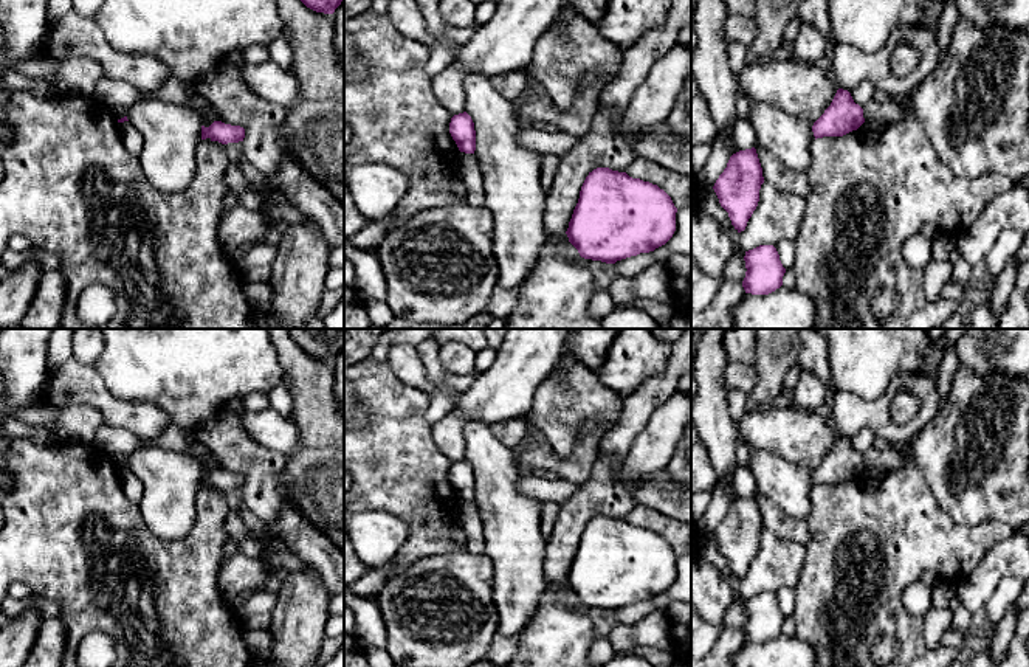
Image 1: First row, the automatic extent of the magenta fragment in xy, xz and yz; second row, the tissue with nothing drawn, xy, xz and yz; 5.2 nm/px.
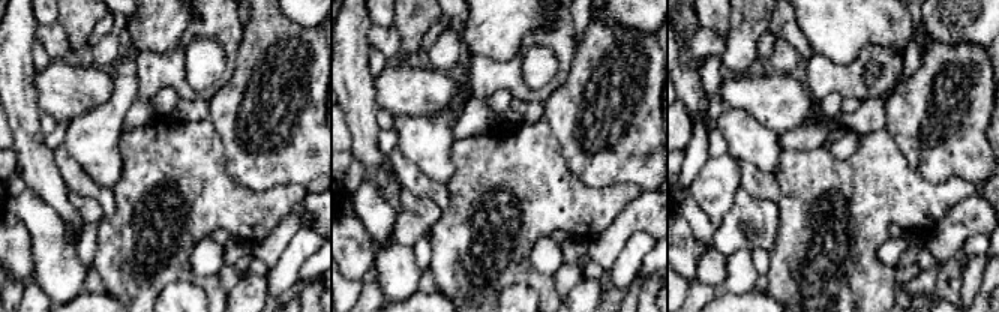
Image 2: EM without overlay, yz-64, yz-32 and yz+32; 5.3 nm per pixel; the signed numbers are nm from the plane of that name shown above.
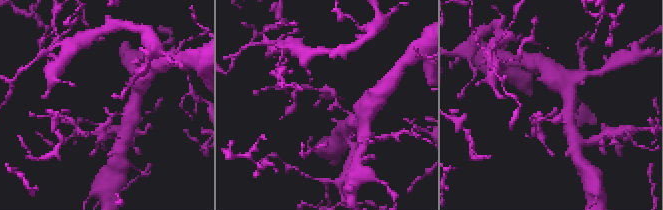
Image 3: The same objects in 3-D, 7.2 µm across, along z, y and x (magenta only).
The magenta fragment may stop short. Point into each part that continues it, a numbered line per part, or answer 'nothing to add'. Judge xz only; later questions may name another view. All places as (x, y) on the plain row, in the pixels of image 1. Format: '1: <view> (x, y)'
nothing to add

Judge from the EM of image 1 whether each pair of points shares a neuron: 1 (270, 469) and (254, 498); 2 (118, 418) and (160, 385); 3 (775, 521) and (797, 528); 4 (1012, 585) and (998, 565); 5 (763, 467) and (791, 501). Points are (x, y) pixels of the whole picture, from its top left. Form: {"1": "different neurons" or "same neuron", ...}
{"1": "same neuron", "2": "different neurons", "3": "same neuron", "4": "different neurons", "5": "same neuron"}

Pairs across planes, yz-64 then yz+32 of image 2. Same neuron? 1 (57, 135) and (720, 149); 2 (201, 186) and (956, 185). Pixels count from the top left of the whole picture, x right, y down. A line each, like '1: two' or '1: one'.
1: one
2: one

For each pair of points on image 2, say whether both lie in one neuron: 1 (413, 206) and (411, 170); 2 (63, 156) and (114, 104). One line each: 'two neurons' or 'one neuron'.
1: two neurons
2: two neurons

